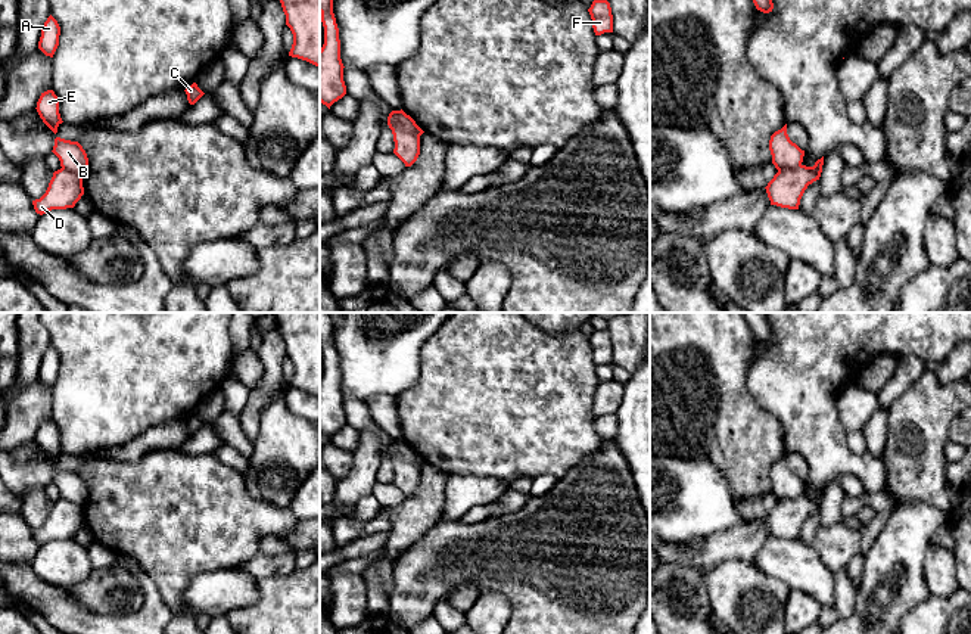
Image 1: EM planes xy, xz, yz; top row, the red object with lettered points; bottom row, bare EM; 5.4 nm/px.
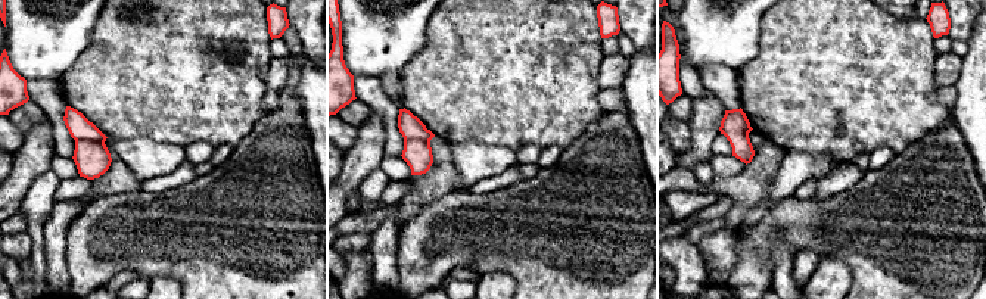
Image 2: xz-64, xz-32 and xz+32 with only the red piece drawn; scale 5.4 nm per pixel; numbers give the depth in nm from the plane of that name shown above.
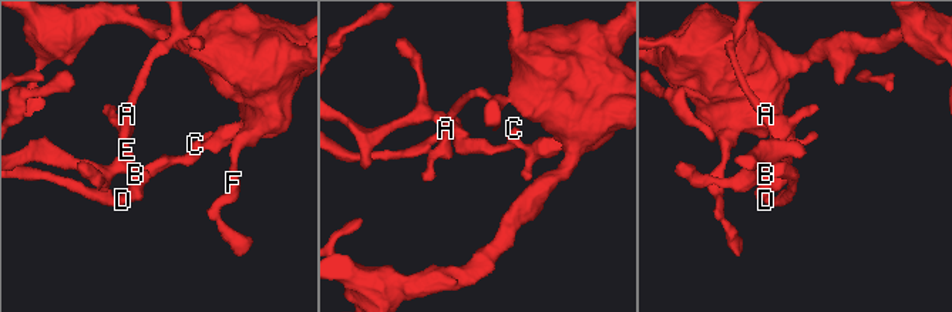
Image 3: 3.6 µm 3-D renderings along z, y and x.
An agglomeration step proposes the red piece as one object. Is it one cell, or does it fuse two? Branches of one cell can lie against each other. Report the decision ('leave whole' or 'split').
split

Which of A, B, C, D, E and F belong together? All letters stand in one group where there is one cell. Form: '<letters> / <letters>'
A B E / C D F

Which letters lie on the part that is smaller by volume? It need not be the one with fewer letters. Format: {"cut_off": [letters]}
{"cut_off": ["A", "B", "E"]}

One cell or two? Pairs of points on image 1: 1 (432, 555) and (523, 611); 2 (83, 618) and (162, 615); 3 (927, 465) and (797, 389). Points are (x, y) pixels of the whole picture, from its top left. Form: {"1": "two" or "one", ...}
{"1": "one", "2": "one", "3": "two"}

